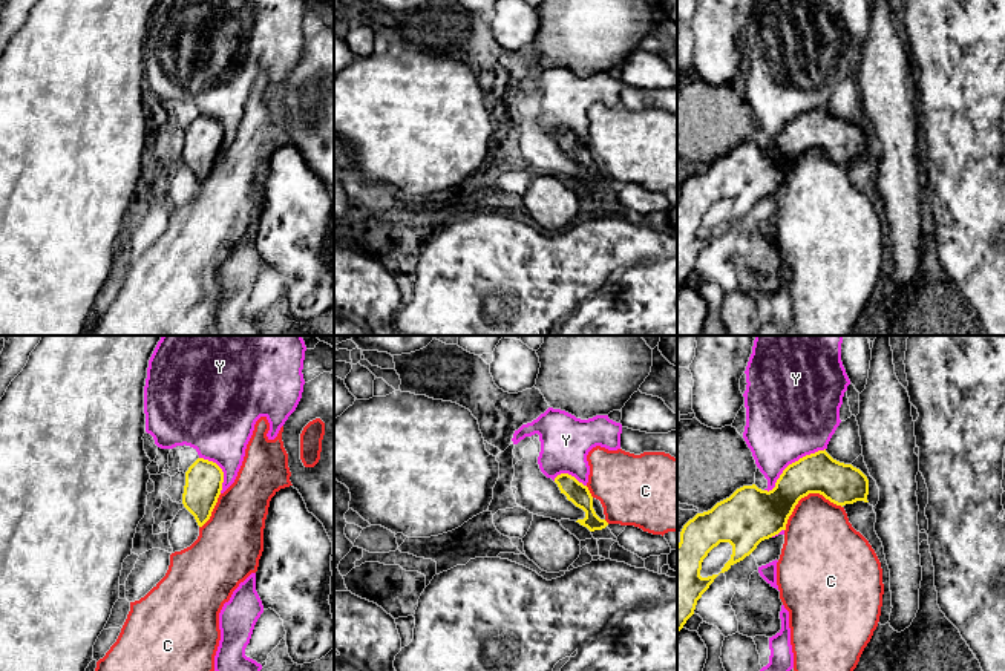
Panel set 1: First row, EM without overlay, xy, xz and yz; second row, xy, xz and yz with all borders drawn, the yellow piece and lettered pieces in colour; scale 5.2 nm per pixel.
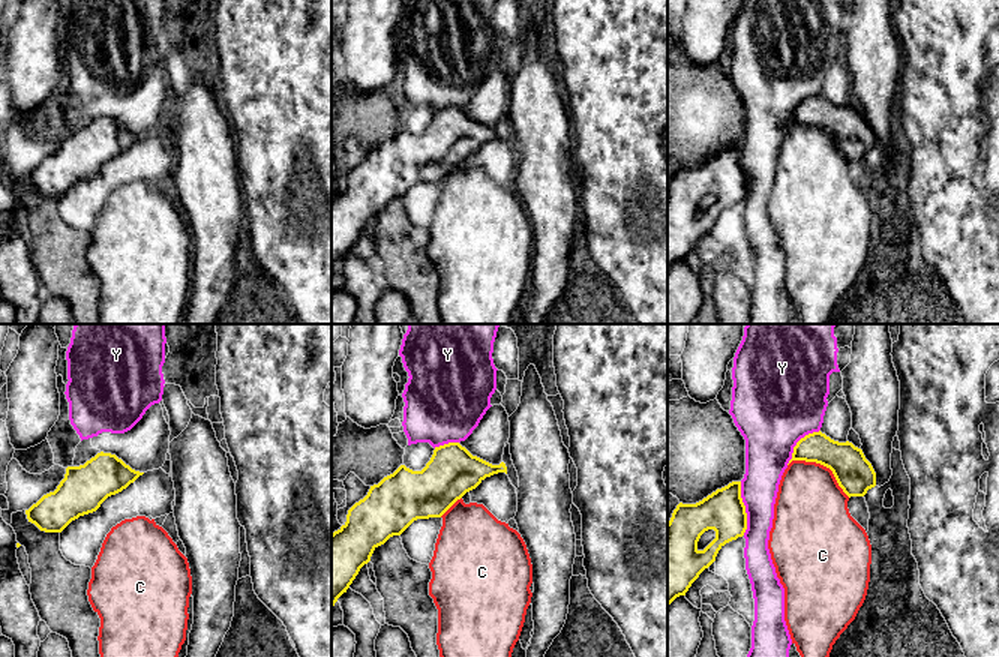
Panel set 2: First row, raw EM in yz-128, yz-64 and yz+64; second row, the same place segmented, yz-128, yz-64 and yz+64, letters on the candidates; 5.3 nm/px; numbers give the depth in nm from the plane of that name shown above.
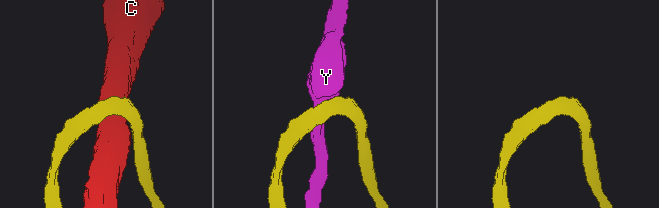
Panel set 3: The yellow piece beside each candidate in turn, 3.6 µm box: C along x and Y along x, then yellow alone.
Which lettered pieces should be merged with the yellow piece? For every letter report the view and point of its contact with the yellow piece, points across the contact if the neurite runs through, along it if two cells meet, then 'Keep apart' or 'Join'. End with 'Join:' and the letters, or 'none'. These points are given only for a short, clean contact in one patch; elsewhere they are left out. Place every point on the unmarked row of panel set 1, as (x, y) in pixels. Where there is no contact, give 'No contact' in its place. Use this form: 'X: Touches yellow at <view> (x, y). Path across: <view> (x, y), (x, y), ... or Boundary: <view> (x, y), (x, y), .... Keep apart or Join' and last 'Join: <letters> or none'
C: Touches yellow at yz (805, 152). Keep apart
Y: Touches yellow at yz (792, 120). Keep apart
Join: none

